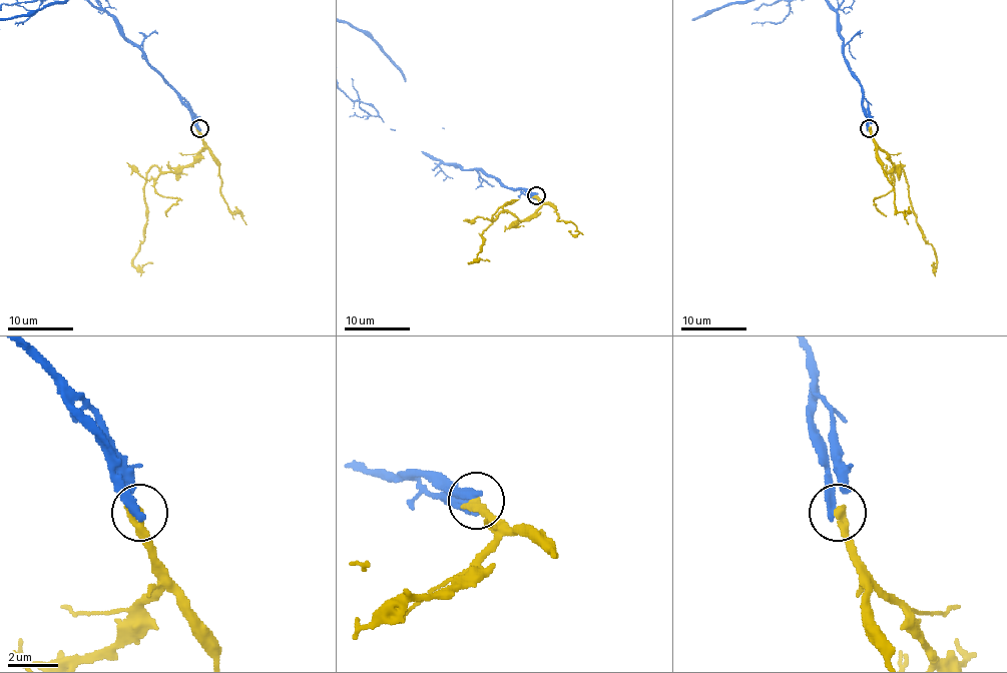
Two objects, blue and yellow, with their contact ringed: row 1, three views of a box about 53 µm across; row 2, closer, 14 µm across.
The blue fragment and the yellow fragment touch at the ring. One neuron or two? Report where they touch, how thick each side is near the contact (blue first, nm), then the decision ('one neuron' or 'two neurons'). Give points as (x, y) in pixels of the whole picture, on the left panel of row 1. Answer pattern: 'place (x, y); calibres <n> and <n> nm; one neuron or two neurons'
place (199, 128); calibres 320 and 400 nm; two neurons

